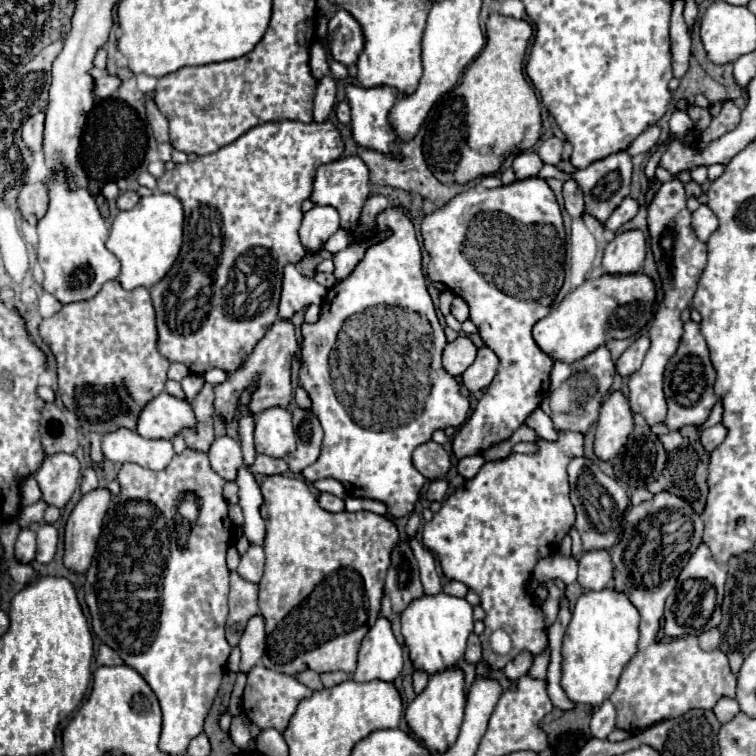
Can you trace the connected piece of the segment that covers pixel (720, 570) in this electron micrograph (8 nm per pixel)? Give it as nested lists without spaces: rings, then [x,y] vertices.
[[[700,544],[696,548],[696,552],[690,556],[688,564],[680,572],[680,578],[678,578],[680,584],[684,584],[688,578],[694,578],[694,580],[706,580],[716,588],[717,603],[710,620],[708,620],[708,628],[718,626],[722,620],[721,606],[725,596],[726,576],[728,576],[726,568],[714,562],[706,544]]]

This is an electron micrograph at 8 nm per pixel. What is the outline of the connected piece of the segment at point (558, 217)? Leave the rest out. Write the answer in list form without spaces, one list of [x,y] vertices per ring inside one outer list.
[[[526,178],[494,190],[470,188],[468,192],[454,196],[444,208],[438,208],[424,218],[422,236],[424,248],[430,252],[428,278],[432,282],[442,282],[450,292],[468,302],[470,320],[478,326],[484,344],[500,358],[496,378],[486,388],[468,422],[458,430],[452,440],[452,452],[460,460],[466,456],[482,454],[490,446],[508,440],[548,394],[554,360],[540,350],[540,346],[532,338],[532,328],[538,320],[548,316],[550,306],[548,302],[540,300],[526,300],[526,294],[558,294],[564,282],[566,234],[560,206],[546,180]]]

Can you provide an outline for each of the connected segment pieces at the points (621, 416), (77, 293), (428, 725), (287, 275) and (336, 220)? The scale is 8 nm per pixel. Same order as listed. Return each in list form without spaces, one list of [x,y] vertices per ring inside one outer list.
[[[620,390],[608,394],[608,398],[602,402],[600,418],[596,424],[594,452],[602,460],[612,460],[626,444],[632,426],[632,410],[626,396]]]
[[[56,174],[52,182],[48,182],[48,194],[50,194],[50,206],[46,216],[38,222],[38,262],[44,270],[44,290],[50,292],[54,298],[58,298],[62,304],[70,302],[80,302],[80,300],[90,300],[92,296],[98,294],[98,290],[108,282],[118,278],[120,274],[120,260],[106,250],[106,240],[108,240],[108,226],[106,220],[100,216],[98,206],[94,202],[94,196],[90,196],[84,188],[70,190],[66,184],[64,174]]]
[[[458,668],[444,670],[440,674],[434,674],[428,680],[428,686],[422,694],[418,694],[406,708],[404,718],[410,726],[410,730],[416,734],[418,740],[424,742],[428,750],[434,750],[438,754],[444,754],[452,744],[456,742],[456,736],[460,732],[460,724],[464,718],[464,674]]]
[[[294,264],[284,268],[282,296],[280,296],[280,318],[290,320],[296,312],[304,310],[310,304],[322,304],[326,296],[326,288],[320,286],[314,278],[300,274]]]
[[[314,206],[302,218],[300,240],[308,252],[318,252],[322,244],[340,228],[340,214],[332,206]]]

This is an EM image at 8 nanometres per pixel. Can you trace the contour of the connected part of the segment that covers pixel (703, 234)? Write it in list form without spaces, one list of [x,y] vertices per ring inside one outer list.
[[[700,204],[700,208],[692,212],[692,228],[696,236],[706,242],[708,236],[718,228],[718,218],[706,204]]]

